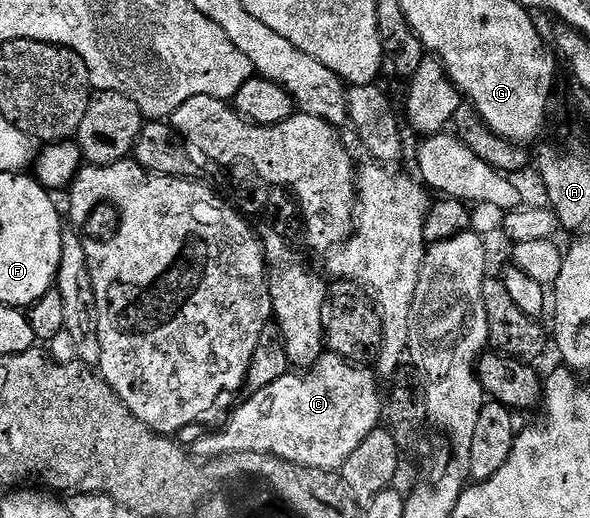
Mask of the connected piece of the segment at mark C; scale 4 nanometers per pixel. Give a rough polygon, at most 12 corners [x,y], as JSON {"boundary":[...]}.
{"boundary":[[326,351],[249,394],[205,456],[341,470],[379,378]]}

